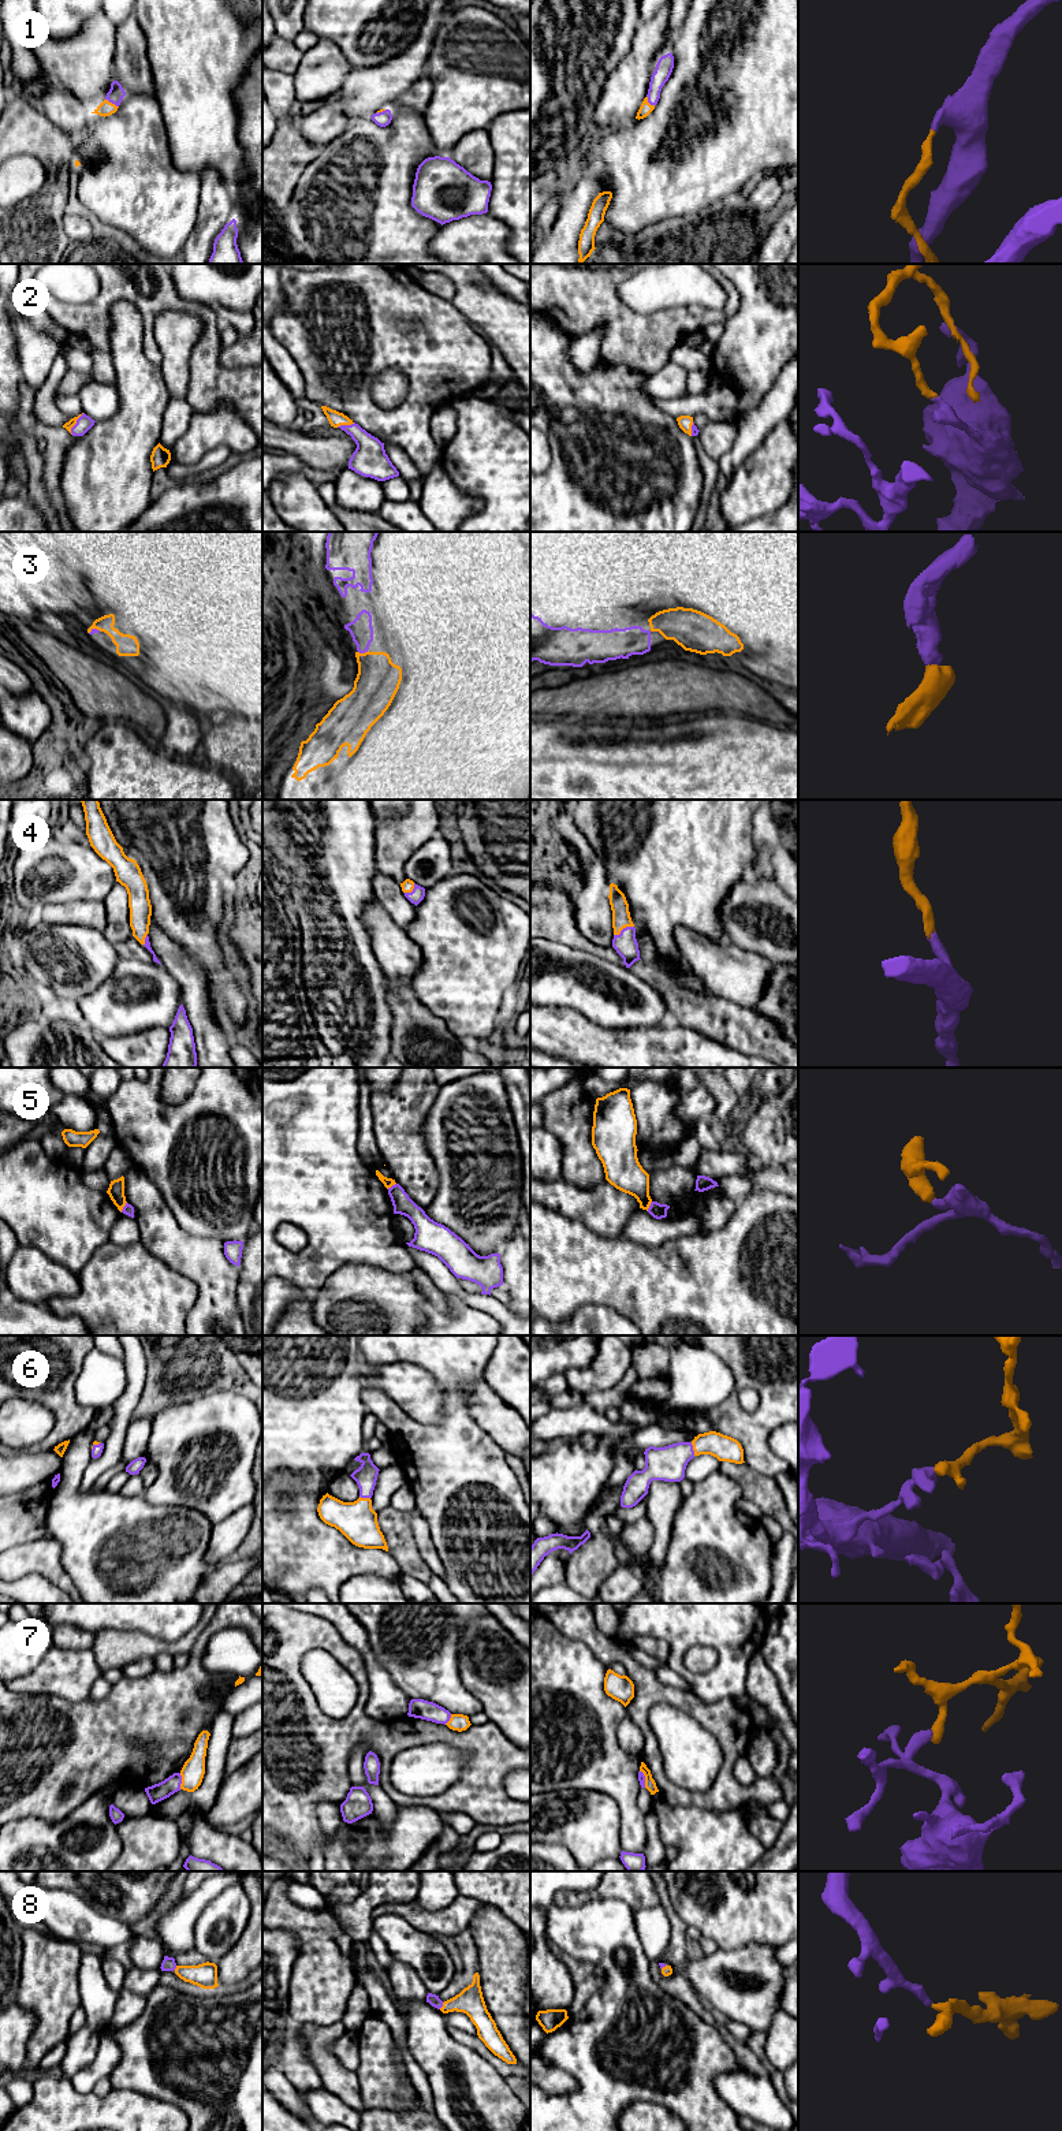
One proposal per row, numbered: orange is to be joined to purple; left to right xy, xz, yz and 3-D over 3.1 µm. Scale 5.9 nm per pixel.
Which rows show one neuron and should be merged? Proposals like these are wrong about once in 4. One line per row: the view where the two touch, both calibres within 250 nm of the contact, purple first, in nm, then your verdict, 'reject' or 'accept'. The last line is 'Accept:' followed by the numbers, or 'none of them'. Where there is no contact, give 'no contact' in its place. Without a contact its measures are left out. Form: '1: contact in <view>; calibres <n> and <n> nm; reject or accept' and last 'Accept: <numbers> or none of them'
1: contact in xy; calibres 90 and 90 nm; accept
2: contact in xy; calibres 90 and 50 nm; accept
3: contact in xz; calibres 140 and 260 nm; accept
4: contact in yz; calibres 140 and 110 nm; accept
5: contact in xy; calibres 60 and 100 nm; reject
6: contact in yz; calibres 200 and 150 nm; accept
7: contact in xy; calibres 110 and 140 nm; reject
8: contact in xz; calibres 70 and 160 nm; accept
Accept: 1, 2, 3, 4, 6, 8

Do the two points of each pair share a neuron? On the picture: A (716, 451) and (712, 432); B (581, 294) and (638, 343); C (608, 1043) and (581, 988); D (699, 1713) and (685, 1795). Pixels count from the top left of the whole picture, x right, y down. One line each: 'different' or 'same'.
A: same
B: same
C: different
D: same

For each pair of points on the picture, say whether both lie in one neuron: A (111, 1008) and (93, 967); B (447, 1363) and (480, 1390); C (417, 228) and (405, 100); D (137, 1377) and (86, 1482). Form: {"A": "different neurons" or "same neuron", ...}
{"A": "different neurons", "B": "different neurons", "C": "different neurons", "D": "same neuron"}

